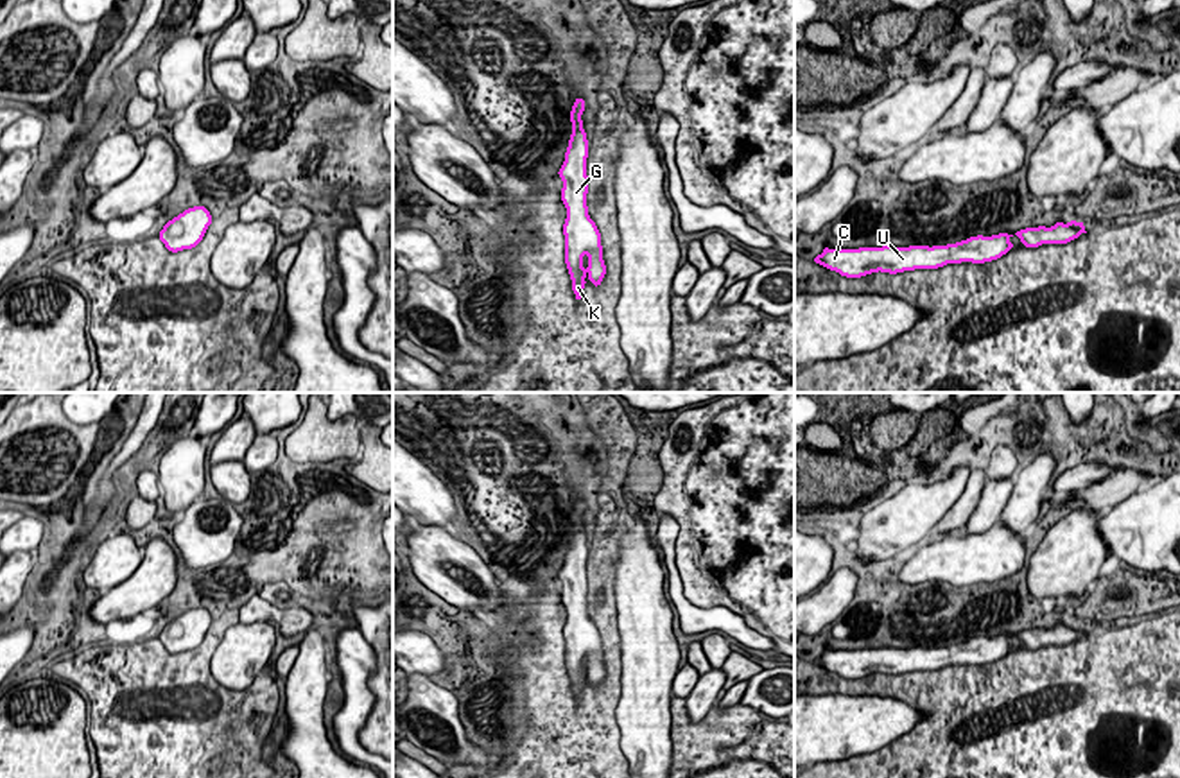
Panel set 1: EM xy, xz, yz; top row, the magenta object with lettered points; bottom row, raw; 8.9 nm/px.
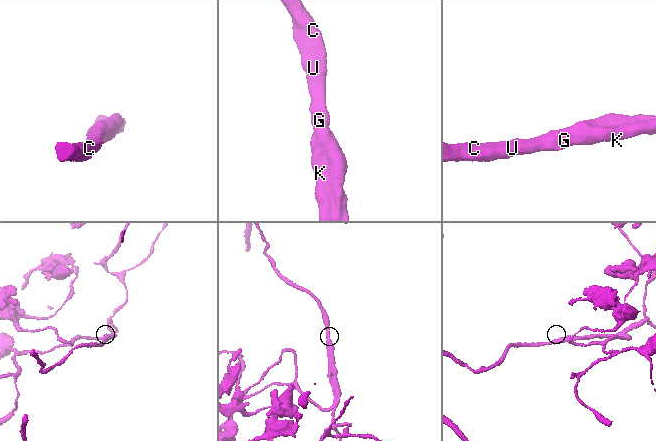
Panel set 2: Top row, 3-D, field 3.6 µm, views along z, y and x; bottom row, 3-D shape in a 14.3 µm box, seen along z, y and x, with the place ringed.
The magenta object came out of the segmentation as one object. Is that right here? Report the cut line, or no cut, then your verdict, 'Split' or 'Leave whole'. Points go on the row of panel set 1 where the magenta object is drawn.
No split. Leave whole

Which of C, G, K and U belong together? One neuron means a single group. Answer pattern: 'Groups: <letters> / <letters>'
Groups: C G K U

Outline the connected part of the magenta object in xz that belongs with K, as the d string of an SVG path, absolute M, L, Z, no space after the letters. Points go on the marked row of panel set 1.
M576 99L570 111L572 134L565 152L565 161L558 172L563 181L561 201L567 208L567 219L563 224L565 264L572 280L576 299L583 298L586 278L597 287L606 274L601 233L590 219L586 206L588 140L581 120L583 111L585 100Z

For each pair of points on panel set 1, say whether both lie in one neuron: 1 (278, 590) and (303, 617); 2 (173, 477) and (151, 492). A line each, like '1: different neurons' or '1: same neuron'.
1: different neurons
2: different neurons

